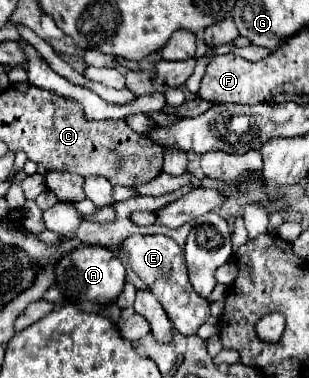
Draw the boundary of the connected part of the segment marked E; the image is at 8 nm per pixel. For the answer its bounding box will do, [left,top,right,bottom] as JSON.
[119,234,209,336]

